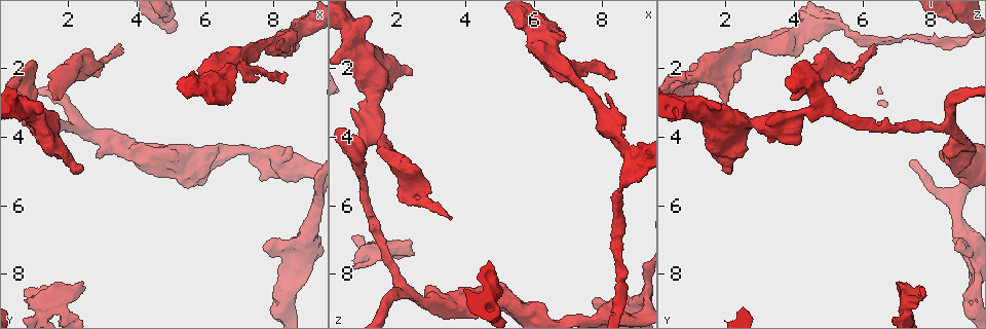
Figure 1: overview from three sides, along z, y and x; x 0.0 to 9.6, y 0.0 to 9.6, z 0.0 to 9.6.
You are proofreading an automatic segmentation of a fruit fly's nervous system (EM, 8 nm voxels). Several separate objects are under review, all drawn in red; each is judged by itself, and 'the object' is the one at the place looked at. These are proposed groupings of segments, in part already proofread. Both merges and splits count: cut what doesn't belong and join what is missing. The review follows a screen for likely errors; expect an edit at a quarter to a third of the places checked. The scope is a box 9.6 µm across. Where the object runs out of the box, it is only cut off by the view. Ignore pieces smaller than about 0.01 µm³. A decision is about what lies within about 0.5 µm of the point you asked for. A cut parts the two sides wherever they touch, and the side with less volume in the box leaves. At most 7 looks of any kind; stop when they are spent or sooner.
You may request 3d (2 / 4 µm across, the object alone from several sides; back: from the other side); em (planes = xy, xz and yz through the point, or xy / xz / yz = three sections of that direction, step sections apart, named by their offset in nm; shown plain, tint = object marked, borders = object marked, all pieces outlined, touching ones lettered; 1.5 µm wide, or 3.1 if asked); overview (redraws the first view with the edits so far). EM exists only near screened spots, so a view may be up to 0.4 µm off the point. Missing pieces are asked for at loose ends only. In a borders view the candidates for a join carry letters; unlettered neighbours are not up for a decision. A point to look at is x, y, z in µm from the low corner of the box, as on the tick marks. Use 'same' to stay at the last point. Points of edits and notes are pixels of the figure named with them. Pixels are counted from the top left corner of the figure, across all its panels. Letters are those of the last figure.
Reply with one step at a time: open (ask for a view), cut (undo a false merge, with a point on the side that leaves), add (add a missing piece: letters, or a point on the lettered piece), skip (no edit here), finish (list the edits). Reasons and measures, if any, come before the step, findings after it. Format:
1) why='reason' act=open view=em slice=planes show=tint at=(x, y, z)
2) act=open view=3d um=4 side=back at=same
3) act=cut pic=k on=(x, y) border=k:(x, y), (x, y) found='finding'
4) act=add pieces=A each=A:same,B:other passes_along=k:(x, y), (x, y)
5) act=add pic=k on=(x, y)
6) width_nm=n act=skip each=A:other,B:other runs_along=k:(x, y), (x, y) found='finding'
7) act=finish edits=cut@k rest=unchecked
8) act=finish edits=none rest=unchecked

why='tapers out' act=open view=em slice=xy step=4 show=tint at=(3.55, 1.50, 6.40)

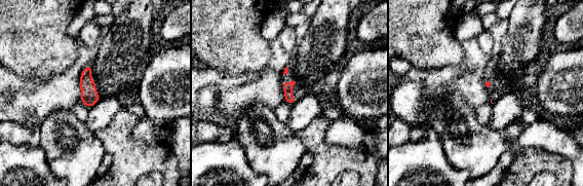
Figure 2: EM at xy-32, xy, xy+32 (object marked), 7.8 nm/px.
why='cut it another way' act=open view=em slice=planes show=borders at=same

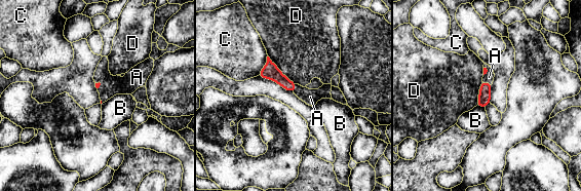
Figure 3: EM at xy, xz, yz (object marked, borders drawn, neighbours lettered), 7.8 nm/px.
act=add pieces=A each=A:same,B:other,C:other,D:other passes_along=3:(483, 100), (487, 82), (489, 77) found='the neuron continues'

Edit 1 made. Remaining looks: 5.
why='see it whole again' act=open view=overview

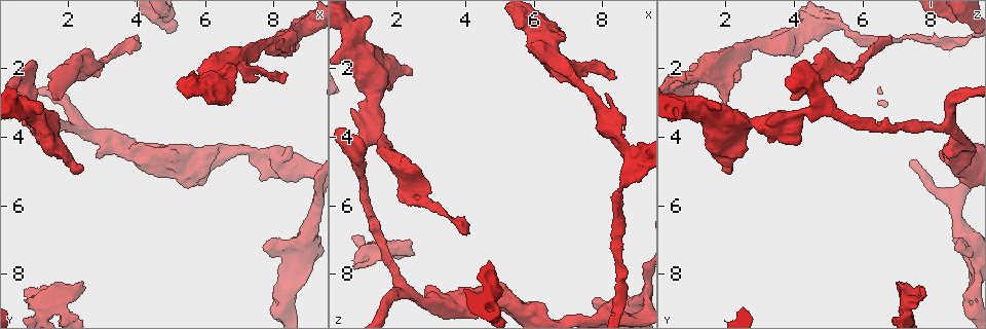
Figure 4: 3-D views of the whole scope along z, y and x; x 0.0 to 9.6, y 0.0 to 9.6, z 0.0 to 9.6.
why='stops while still wide' act=open view=em slice=xy step=8 show=borders at=(2.55, 1.50, 4.90)

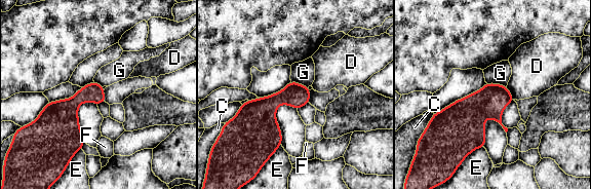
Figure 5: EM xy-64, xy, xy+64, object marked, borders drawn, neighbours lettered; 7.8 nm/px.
act=skip each=C:other,D:other,E:other,F:other,G:other found='none of them fits'

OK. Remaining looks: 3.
why='branch stops here' act=open view=em slice=xz step=4 show=tint at=(8.15, 1.45, 2.75)

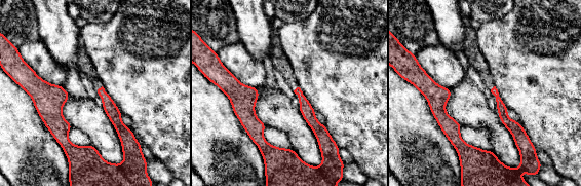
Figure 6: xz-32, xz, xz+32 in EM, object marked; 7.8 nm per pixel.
why='cut it another way' act=open view=em slice=planes show=borders at=same

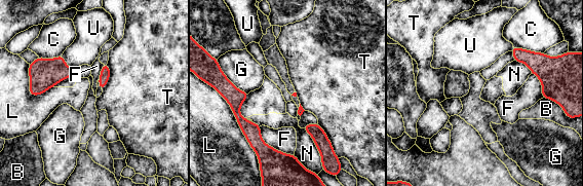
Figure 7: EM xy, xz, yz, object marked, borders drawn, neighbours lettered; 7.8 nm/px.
longest_contact=F:340nm act=skip each=B:other,C:other,F:other,G:other,L:other,N:other,T:other,U:other border=7:(317, 123), (338, 156) found='no lettered piece goes on from it'

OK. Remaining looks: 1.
act=finish edits=add@3 rest=unchecked

